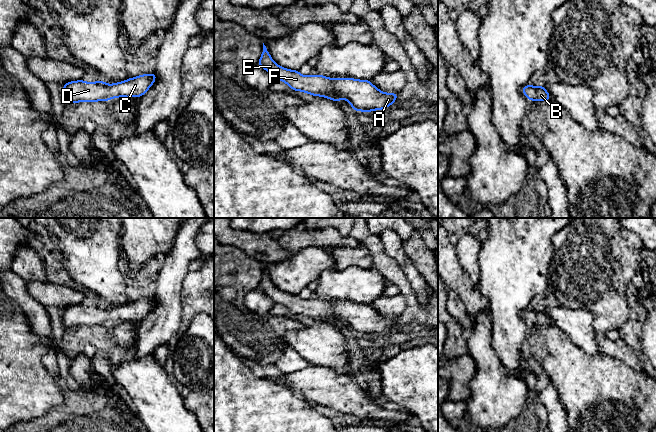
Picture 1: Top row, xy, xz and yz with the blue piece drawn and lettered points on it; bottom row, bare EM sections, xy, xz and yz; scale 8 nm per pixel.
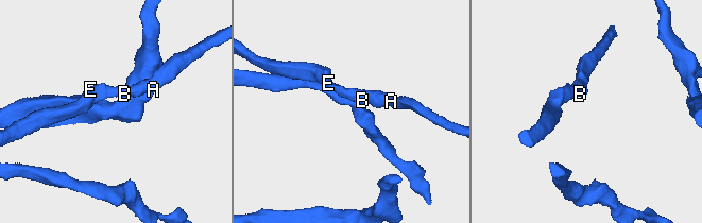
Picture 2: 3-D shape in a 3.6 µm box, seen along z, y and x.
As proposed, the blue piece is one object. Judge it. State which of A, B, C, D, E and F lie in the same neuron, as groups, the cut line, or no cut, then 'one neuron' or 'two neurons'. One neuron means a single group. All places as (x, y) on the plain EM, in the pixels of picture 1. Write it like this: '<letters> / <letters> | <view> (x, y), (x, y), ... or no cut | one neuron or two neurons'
A B C D E F | no cut | one neuron

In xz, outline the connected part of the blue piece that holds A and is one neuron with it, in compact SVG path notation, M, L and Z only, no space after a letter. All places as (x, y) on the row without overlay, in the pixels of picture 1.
M263 267L263 276L258 289L274 303L285 306L290 313L313 320L326 321L338 326L345 323L354 335L371 336L392 329L398 317L385 317L369 304L353 302L329 302L323 299L304 300L298 294L285 293L276 288Z

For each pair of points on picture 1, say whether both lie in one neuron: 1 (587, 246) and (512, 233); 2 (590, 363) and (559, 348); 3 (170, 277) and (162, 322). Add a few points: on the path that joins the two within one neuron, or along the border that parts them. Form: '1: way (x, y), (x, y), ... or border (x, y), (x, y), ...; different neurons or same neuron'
1: border (563, 228), (552, 239), (552, 256), (549, 263); different neurons
2: way (582, 363), (574, 363), (567, 356); same neuron
3: way (169, 288), (167, 311); same neuron

